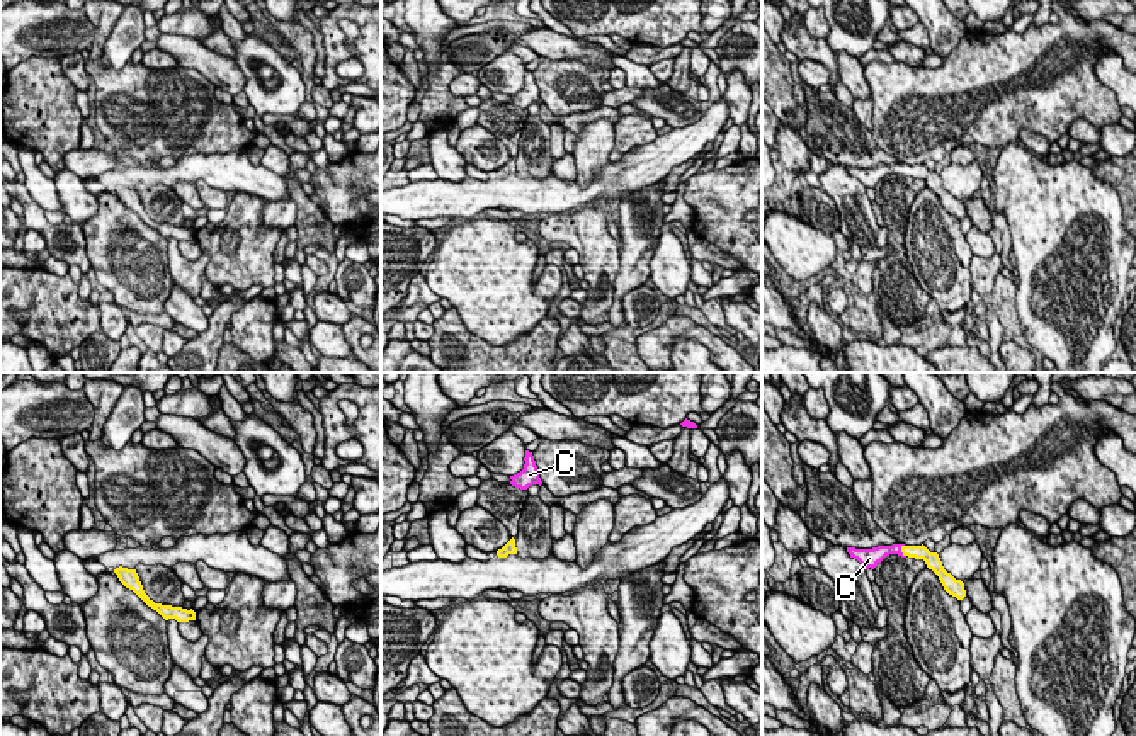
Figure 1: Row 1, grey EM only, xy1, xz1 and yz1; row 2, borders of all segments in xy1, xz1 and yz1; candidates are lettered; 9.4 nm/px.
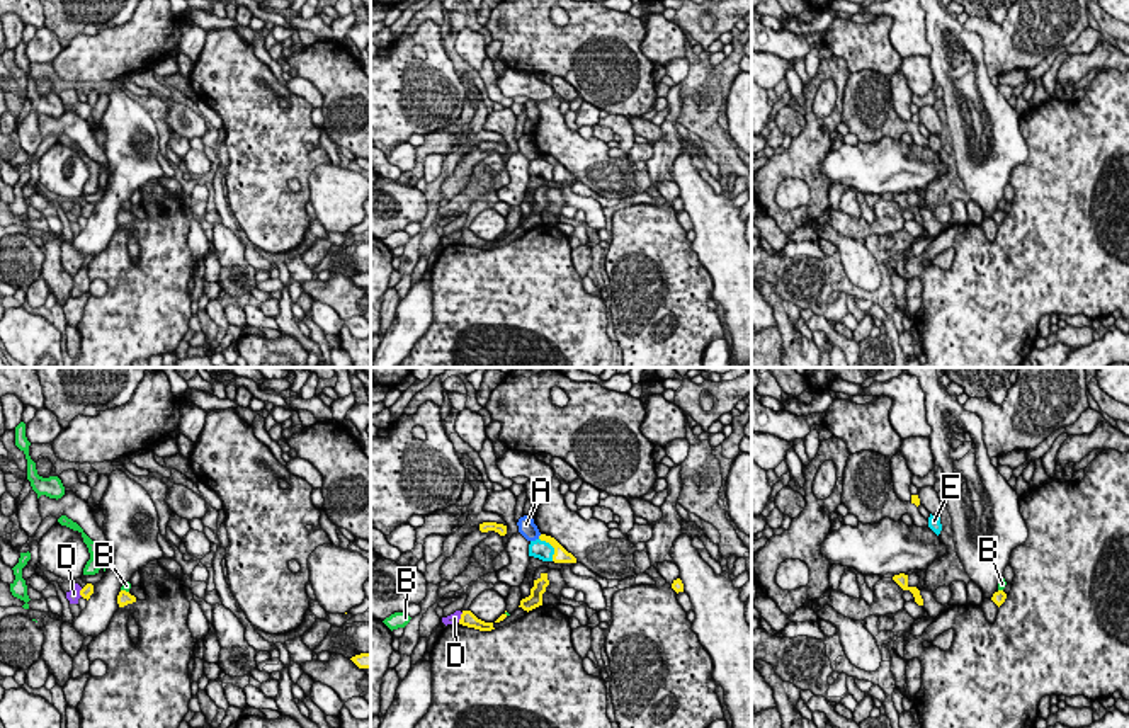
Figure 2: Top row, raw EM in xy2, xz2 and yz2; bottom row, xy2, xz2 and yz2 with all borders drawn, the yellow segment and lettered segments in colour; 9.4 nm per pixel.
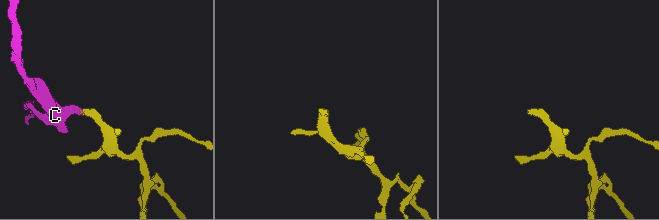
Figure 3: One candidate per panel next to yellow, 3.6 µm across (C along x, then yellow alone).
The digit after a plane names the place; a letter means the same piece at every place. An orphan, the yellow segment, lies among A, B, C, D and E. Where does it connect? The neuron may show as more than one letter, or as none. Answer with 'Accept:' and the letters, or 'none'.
Accept: C

